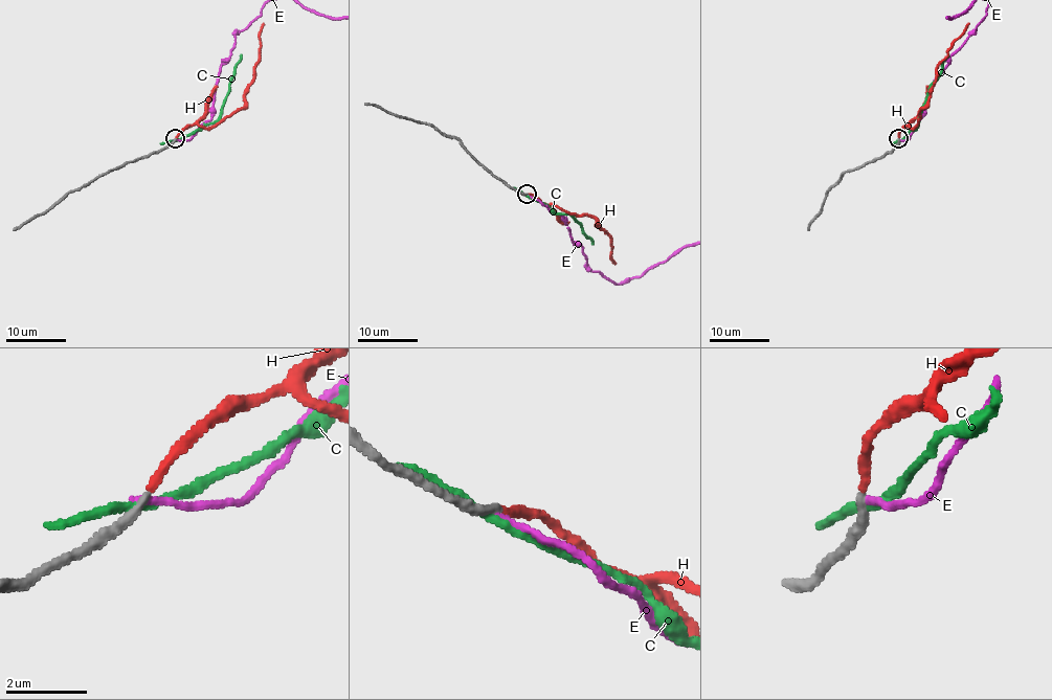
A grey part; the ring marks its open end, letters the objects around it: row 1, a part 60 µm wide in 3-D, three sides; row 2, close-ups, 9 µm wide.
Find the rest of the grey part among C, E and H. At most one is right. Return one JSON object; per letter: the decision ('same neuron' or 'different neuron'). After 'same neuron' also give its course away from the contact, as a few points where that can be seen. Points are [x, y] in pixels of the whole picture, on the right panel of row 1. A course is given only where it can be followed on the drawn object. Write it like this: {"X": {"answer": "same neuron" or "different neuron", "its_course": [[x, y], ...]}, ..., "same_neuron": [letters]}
{"C": {"answer": "different neuron"}, "E": {"answer": "different neuron"}, "H": {"answer": "same neuron", "its_course": [[897, 138], [907, 125], [911, 128], [917, 123], [936, 77], [938, 64], [969, 23]]}, "same_neuron": ["H"]}

